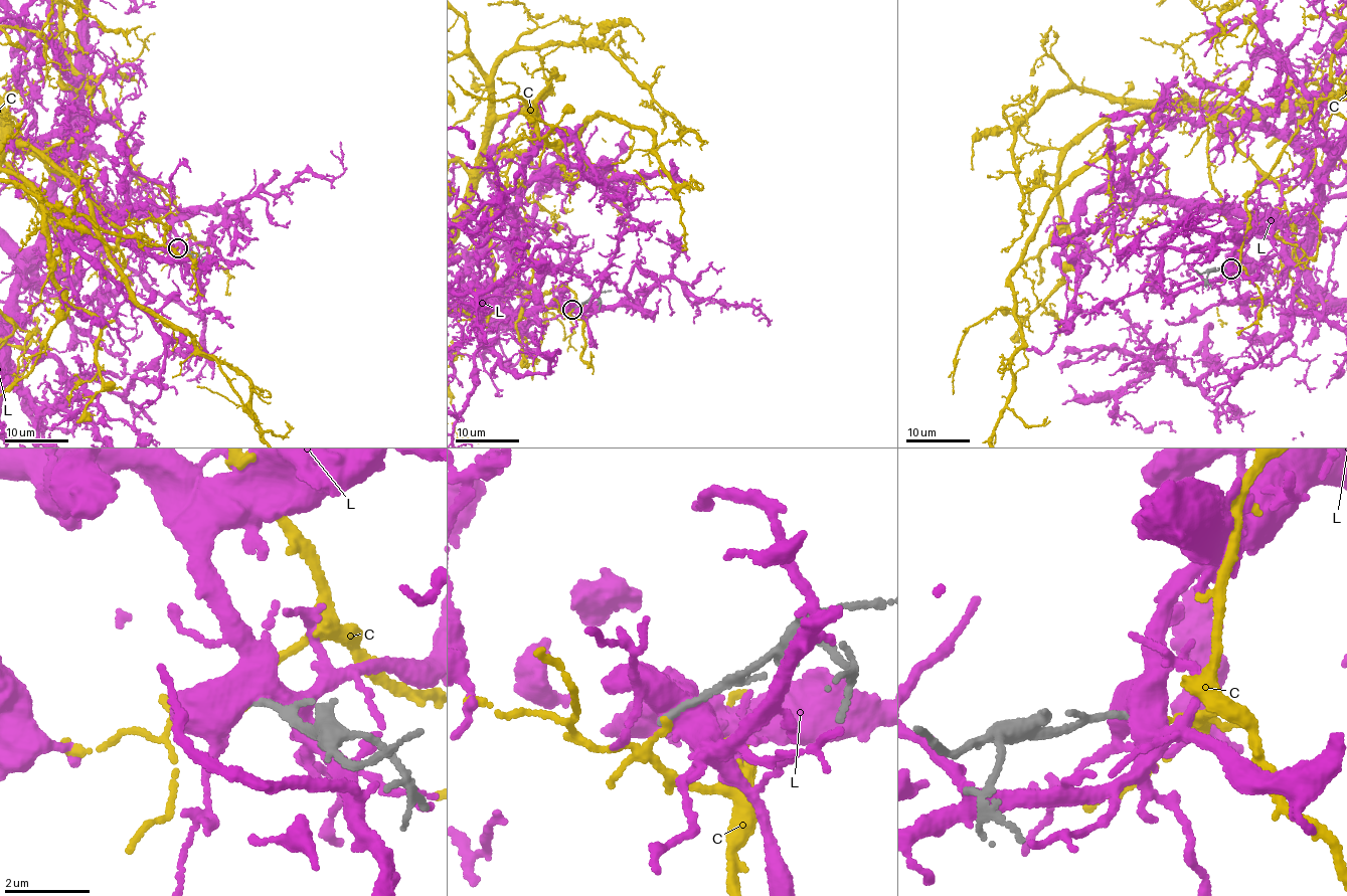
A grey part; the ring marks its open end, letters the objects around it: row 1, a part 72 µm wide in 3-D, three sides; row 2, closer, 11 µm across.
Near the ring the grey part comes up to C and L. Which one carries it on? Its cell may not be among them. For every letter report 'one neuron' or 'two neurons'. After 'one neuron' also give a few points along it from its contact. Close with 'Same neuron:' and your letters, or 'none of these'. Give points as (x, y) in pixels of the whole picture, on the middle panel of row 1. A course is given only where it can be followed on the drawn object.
C: two neurons
L: two neurons
Same neuron: none of these

